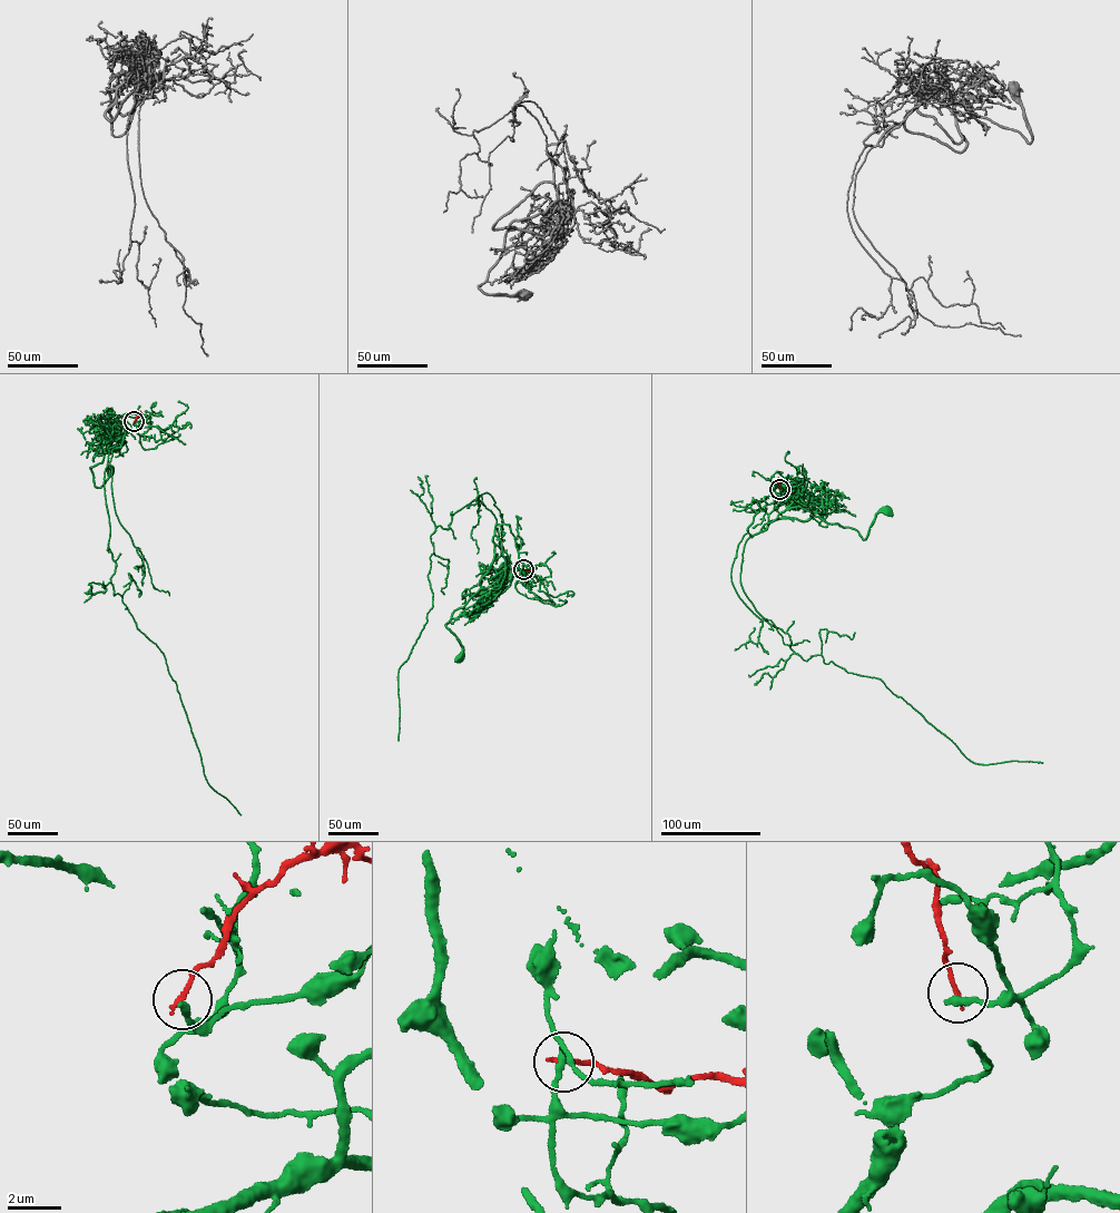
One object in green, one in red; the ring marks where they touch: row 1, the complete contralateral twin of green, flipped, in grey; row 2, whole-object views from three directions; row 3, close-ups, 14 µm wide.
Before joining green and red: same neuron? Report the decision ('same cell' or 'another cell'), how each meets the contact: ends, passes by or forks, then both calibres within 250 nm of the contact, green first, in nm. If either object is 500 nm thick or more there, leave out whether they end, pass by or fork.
another cell; green ends there; red ends there; 320 nm thick on the green side, 200 nm on the other

